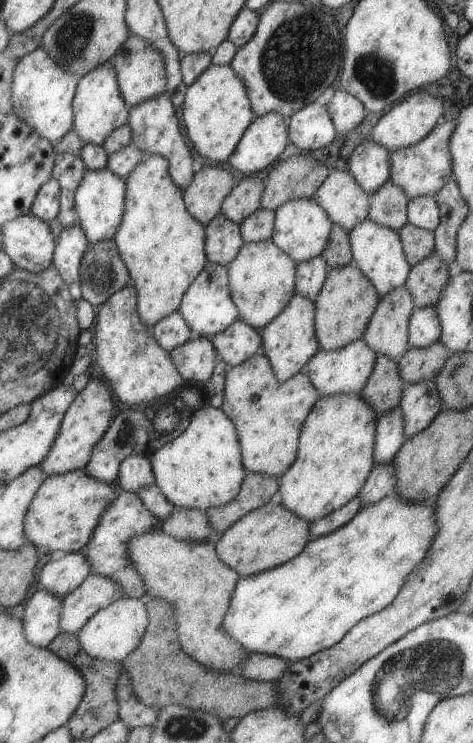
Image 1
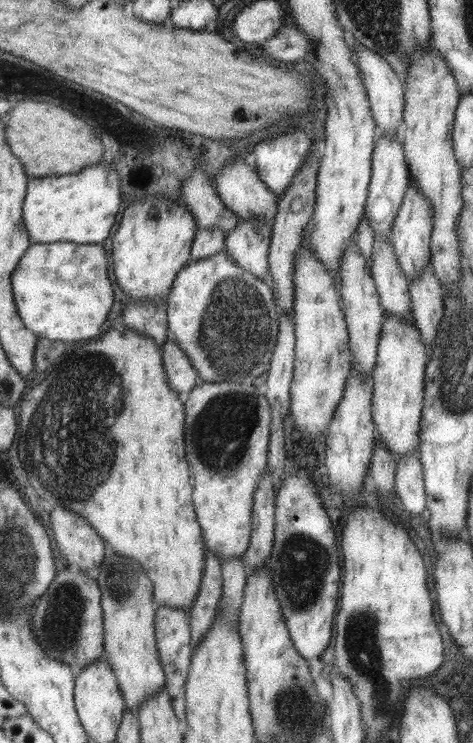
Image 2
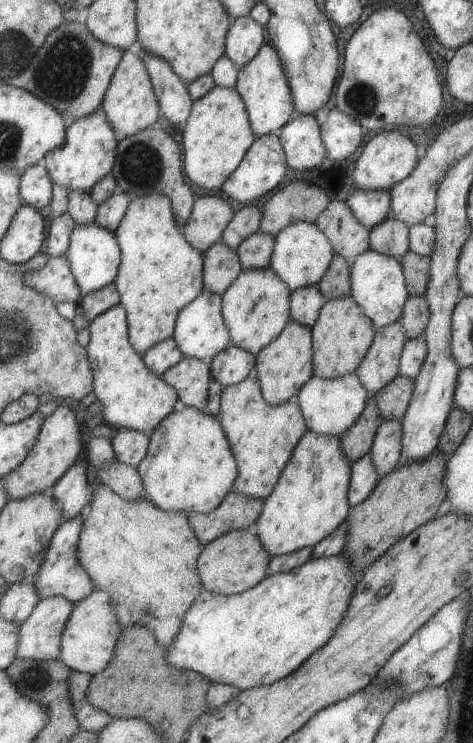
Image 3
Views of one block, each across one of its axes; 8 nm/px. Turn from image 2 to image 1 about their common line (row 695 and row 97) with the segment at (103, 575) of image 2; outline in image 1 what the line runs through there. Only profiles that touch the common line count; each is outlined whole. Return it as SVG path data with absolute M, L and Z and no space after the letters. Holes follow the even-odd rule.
M129 34L121 43L121 48L112 56L111 62L113 70L115 70L121 98L128 107L164 92L167 74L165 74L163 58L149 42Z

